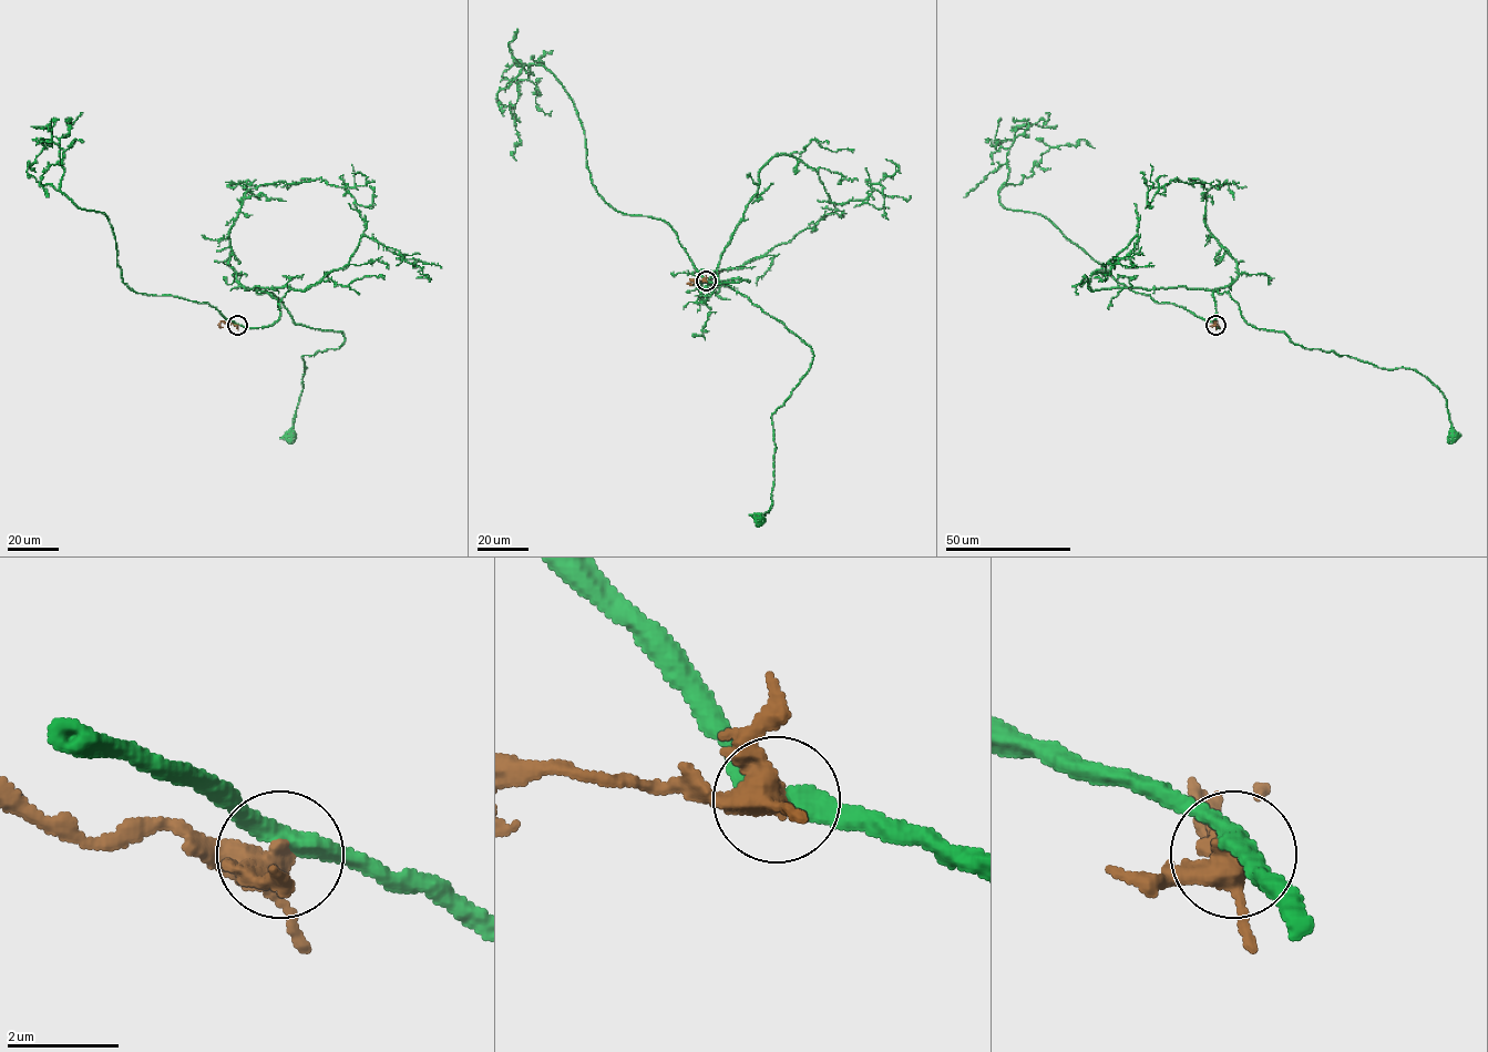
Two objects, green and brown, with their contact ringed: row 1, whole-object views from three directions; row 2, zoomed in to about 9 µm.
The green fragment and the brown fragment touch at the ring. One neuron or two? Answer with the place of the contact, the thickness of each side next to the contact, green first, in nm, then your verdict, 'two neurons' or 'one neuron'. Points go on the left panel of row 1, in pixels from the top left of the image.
place (237, 325); calibres 380 and 360 nm; two neurons

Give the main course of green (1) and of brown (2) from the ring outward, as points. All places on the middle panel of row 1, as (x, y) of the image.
1: (706, 281), (748, 281), (726, 283), (778, 319), (814, 355), (771, 416), (772, 506), (759, 519)
2: (706, 281), (696, 279), (689, 283), (691, 285)

